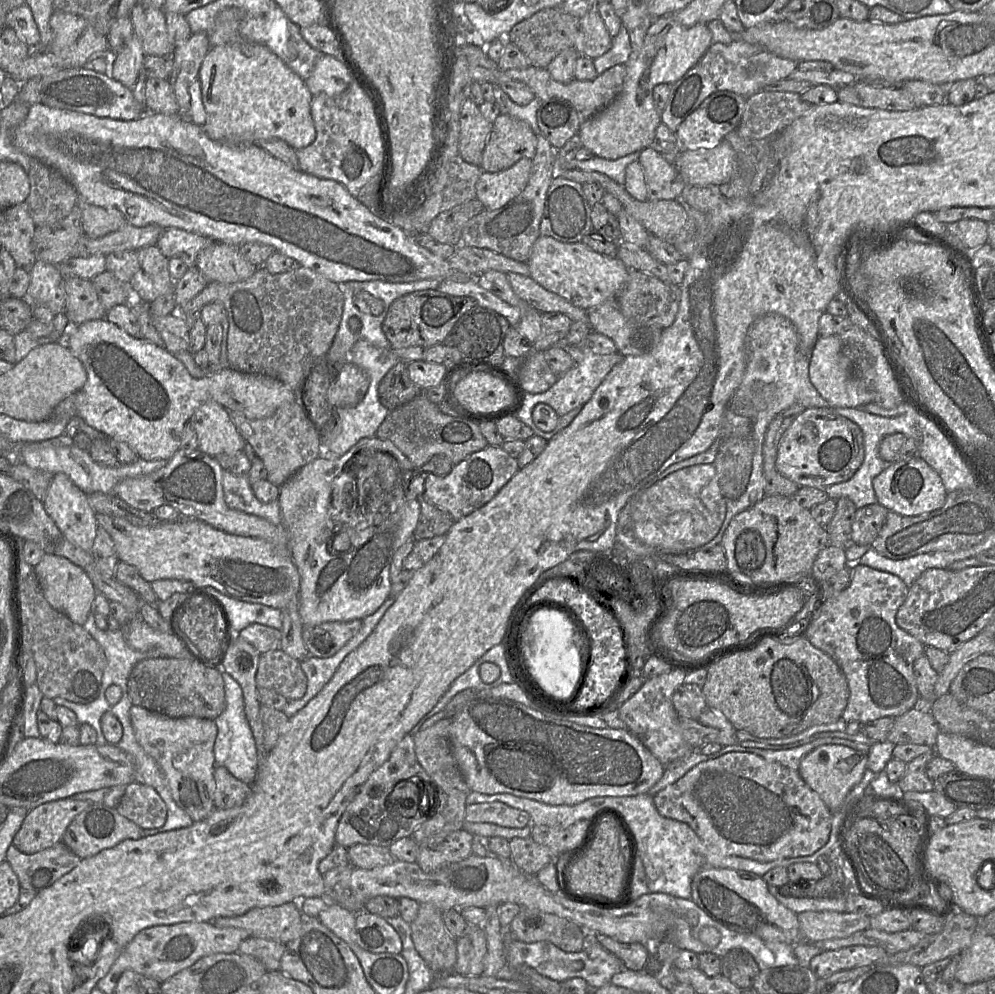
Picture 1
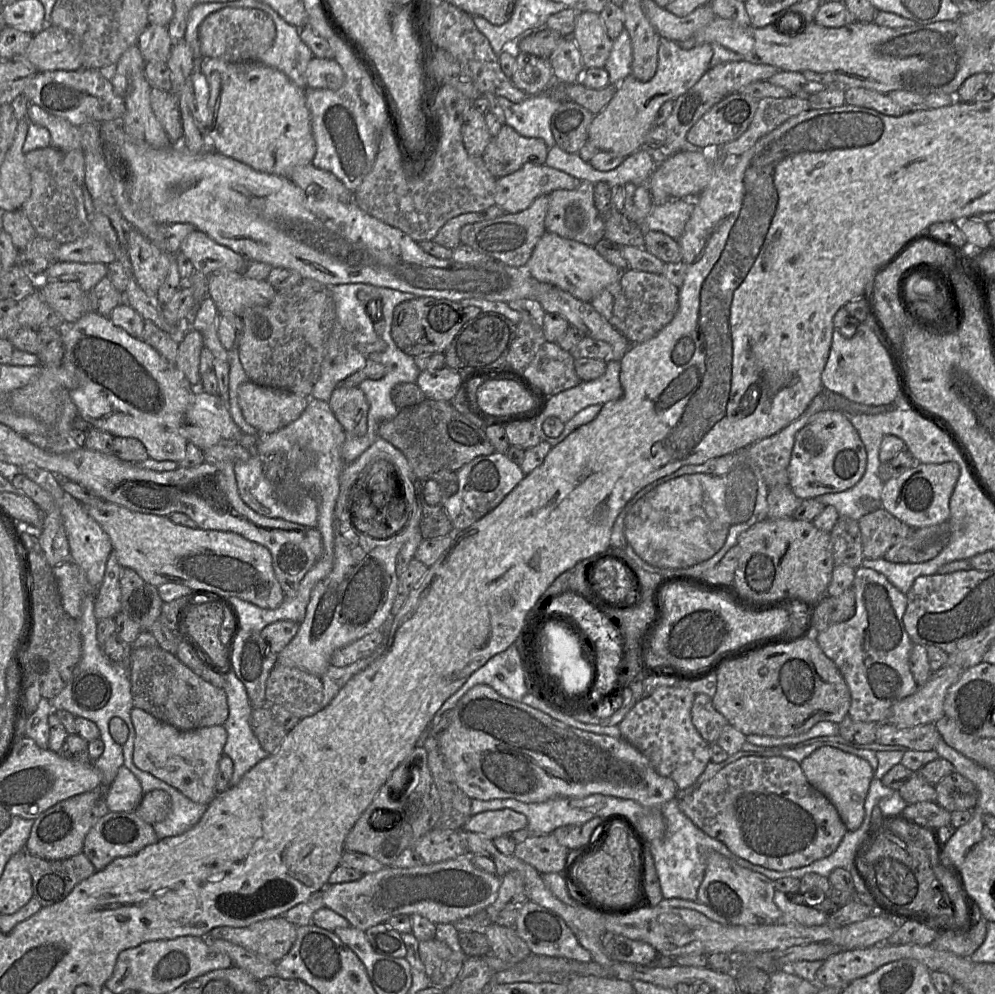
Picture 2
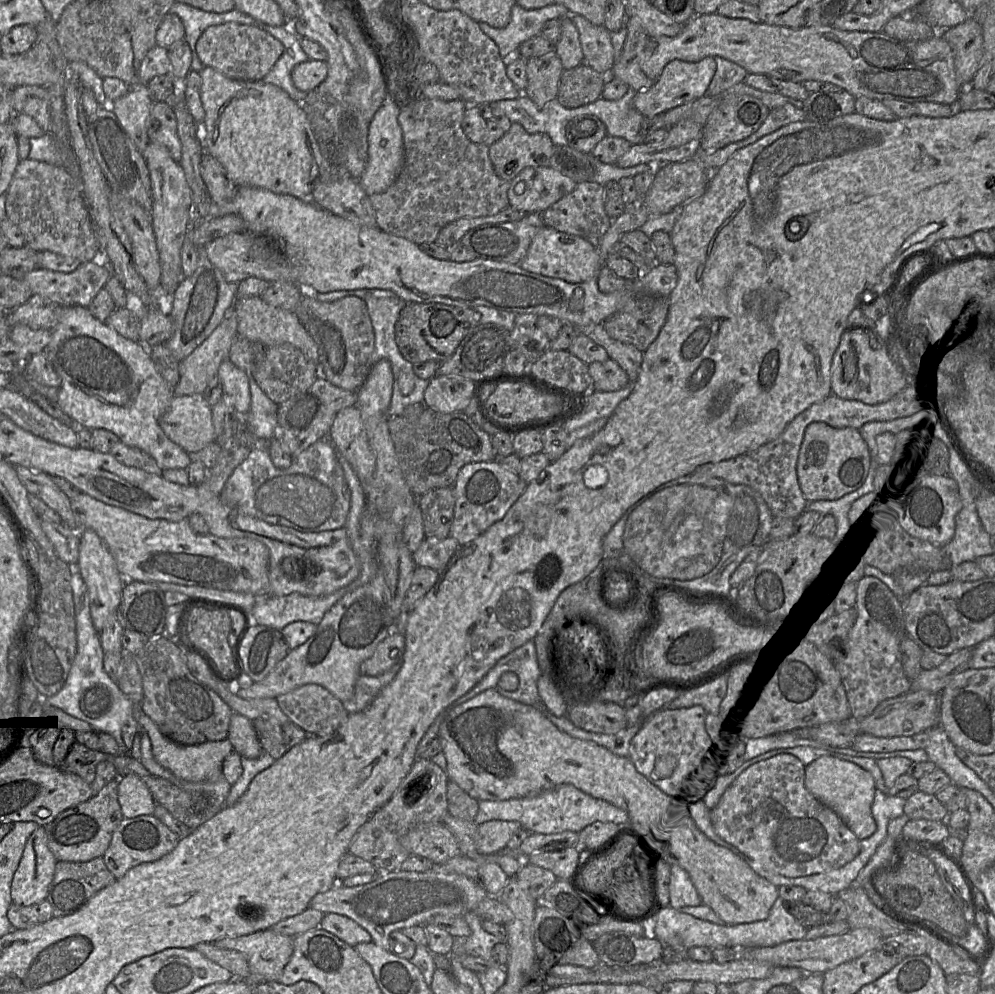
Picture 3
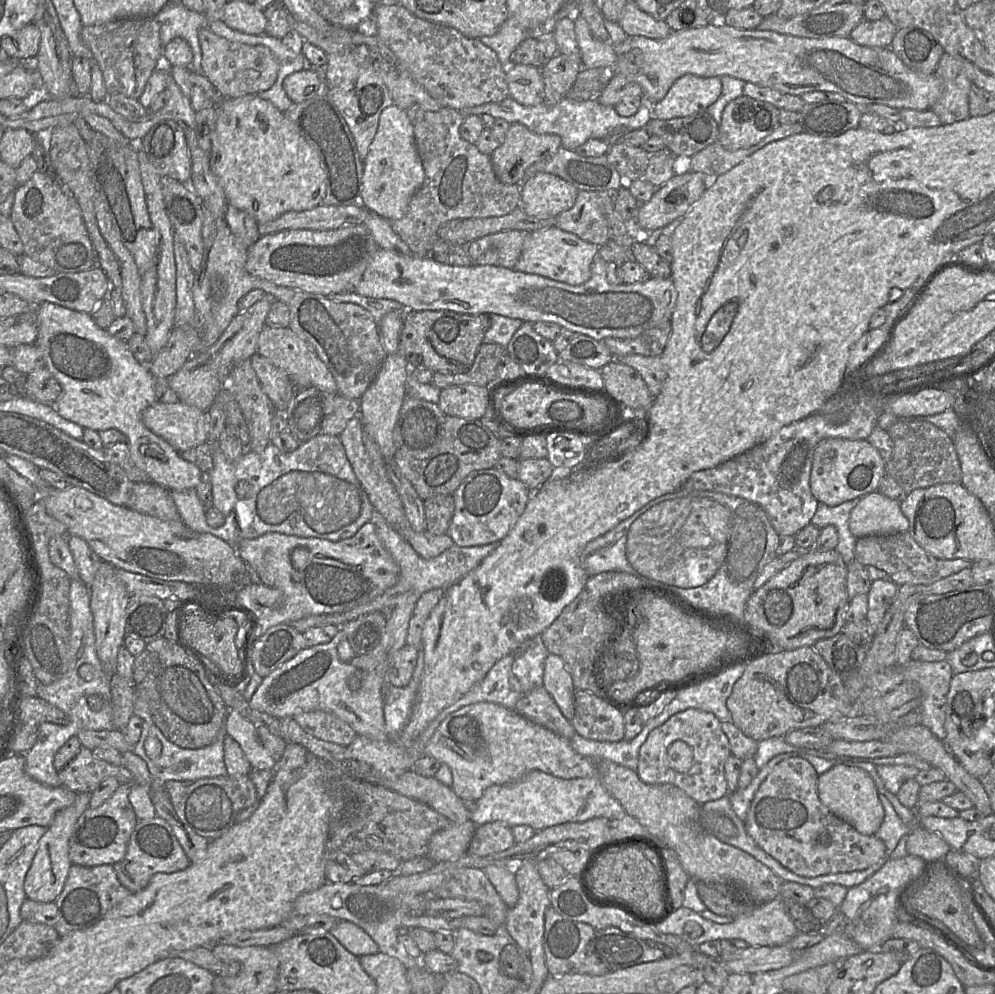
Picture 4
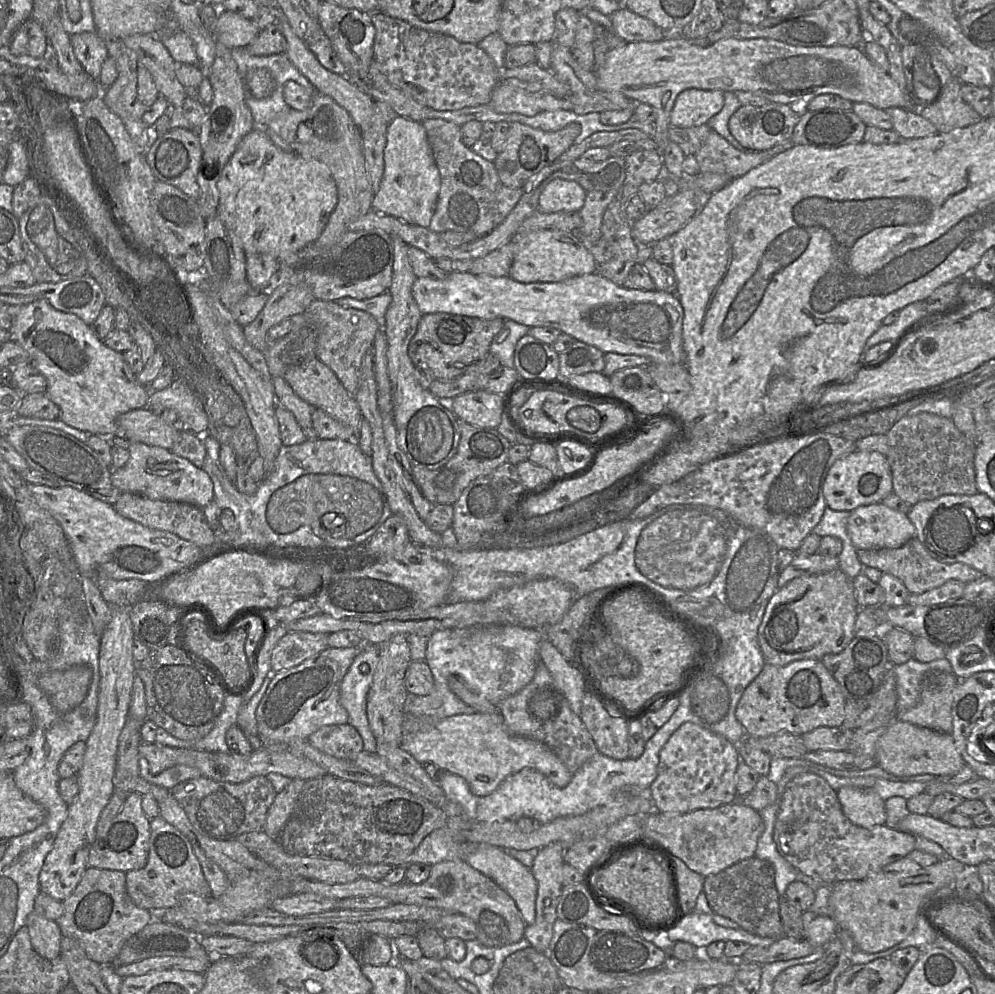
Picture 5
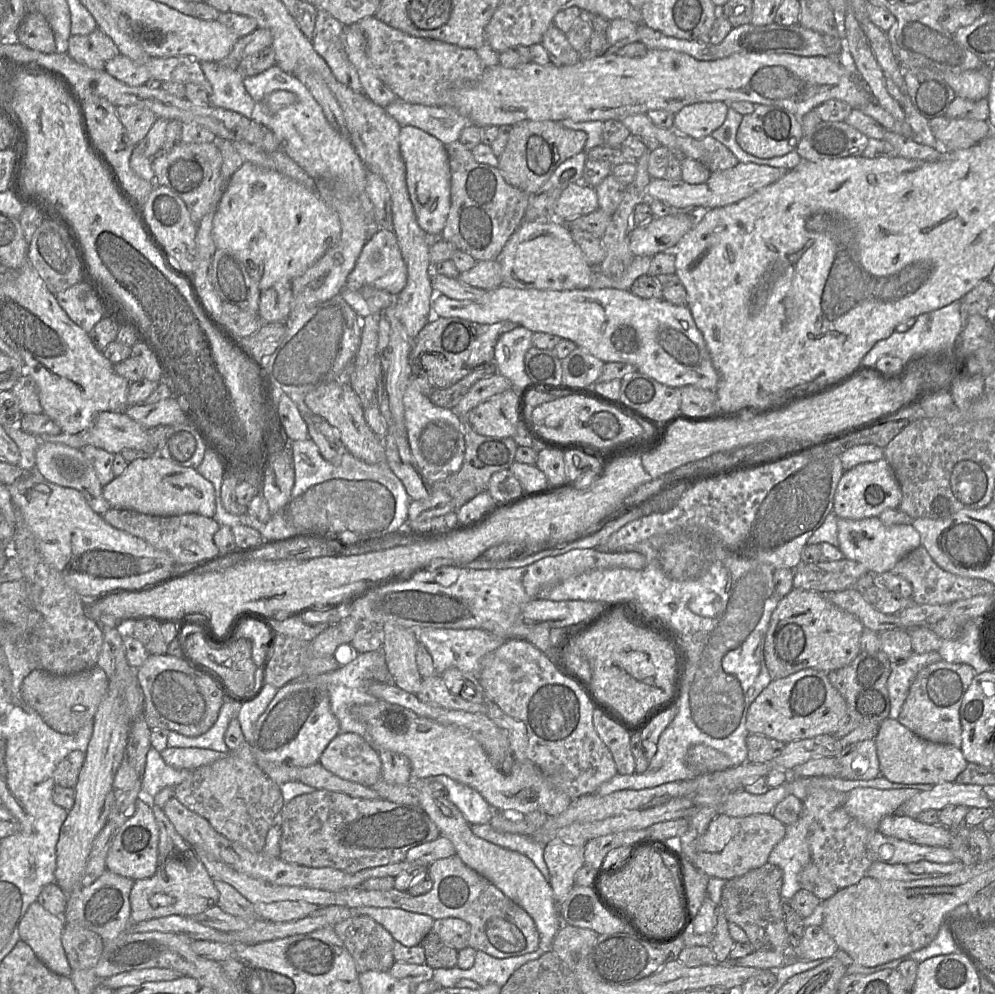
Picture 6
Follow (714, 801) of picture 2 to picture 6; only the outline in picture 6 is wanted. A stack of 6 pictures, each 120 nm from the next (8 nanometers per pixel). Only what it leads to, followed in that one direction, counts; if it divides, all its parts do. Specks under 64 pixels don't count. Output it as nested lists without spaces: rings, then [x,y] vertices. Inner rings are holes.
[[[815,788],[808,792],[802,800],[802,810],[796,823],[786,826],[786,833],[783,839],[773,848],[769,855],[768,862],[779,867],[783,872],[782,887],[780,896],[782,900],[790,900],[801,888],[799,874],[803,868],[813,862],[819,869],[822,877],[834,883],[840,889],[857,884],[865,877],[867,870],[873,861],[881,861],[887,864],[904,864],[912,862],[929,861],[934,863],[952,863],[961,861],[964,866],[976,864],[976,850],[971,847],[969,839],[969,827],[964,824],[958,829],[953,829],[952,841],[949,847],[936,847],[910,843],[898,838],[885,836],[878,830],[869,830],[861,825],[854,817],[848,814],[844,805],[831,810],[826,816],[822,815],[822,807],[830,802],[829,792]]]

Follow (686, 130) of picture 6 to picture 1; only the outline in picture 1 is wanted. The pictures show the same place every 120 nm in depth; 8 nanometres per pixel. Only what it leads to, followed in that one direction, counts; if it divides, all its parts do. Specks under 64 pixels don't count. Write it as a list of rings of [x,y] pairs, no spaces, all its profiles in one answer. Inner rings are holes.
[[[672,15],[653,18],[642,49],[631,51],[625,63],[626,75],[618,95],[606,108],[581,123],[578,138],[582,148],[596,157],[615,160],[649,147],[661,122],[654,106],[654,87],[678,81],[696,65],[711,44],[711,33],[705,24],[685,27]]]

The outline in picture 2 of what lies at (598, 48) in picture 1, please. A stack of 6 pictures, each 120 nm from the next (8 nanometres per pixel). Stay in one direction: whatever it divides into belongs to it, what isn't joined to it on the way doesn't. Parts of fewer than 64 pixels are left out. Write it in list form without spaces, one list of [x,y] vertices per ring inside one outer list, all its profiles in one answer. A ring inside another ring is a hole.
[[[579,13],[571,38],[579,48],[585,69],[604,68],[612,49],[613,40],[608,36],[599,14]]]

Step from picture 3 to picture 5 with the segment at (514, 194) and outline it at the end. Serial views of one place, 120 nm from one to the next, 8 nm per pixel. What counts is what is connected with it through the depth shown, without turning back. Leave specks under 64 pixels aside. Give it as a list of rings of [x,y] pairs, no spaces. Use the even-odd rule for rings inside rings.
[[[553,179],[548,182],[538,201],[538,211],[544,213],[575,213],[585,203],[587,192],[576,182]]]

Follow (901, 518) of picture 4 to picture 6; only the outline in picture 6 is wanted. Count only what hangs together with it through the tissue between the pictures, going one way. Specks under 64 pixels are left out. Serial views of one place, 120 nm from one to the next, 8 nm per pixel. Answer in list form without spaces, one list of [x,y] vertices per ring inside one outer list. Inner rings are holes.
[[[879,516],[860,520],[839,518],[837,528],[838,547],[844,557],[860,562],[874,575],[891,572],[899,560],[922,545],[920,534],[912,524],[886,525]]]

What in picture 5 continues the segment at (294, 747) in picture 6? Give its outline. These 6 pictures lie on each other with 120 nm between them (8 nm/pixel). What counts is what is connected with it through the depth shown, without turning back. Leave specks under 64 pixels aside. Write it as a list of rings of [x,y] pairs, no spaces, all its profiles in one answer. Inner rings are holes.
[[[365,642],[358,647],[328,647],[301,664],[274,674],[256,710],[258,736],[264,740],[285,744],[296,738],[308,740],[311,734],[323,726],[348,724],[348,712],[340,703],[340,685],[354,658],[364,648]]]

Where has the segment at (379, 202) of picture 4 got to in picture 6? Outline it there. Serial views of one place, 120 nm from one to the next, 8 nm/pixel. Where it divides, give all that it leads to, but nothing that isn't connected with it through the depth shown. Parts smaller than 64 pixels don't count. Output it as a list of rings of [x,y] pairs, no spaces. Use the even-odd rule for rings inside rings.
[[[401,126],[399,144],[417,222],[429,235],[440,236],[451,207],[451,171],[446,148],[436,137],[414,126]]]

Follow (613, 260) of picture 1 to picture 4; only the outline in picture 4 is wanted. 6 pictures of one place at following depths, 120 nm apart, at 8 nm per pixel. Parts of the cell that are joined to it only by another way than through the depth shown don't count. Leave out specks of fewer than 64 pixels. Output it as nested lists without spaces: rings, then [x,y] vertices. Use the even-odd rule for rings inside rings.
[[[554,226],[528,234],[522,254],[514,269],[569,285],[581,285],[589,280],[591,266],[597,254],[598,247],[596,245]]]

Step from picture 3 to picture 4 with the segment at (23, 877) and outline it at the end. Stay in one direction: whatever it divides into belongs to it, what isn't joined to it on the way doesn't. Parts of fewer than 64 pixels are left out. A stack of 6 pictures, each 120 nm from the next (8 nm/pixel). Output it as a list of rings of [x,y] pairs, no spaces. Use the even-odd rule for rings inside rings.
[[[78,793],[74,803],[59,811],[41,837],[37,852],[25,876],[26,898],[35,902],[54,902],[60,895],[68,877],[72,862],[69,858],[69,842],[81,815],[89,808],[92,793]]]

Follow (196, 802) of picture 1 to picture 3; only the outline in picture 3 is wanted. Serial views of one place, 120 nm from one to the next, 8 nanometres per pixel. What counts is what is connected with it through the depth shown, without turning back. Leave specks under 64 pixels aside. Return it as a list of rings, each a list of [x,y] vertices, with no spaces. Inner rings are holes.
[[[133,705],[133,717],[136,719],[142,733],[146,733],[149,737],[154,759],[175,776],[189,782],[215,782],[221,777],[223,760],[234,750],[228,738],[199,745],[179,745],[165,737],[155,723],[140,710],[140,707]]]

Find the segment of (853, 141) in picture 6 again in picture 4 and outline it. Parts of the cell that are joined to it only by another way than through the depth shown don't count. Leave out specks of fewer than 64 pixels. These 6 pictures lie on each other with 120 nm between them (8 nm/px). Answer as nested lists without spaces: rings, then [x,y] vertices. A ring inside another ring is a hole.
[[[823,99],[806,104],[799,112],[802,132],[818,137],[836,137],[857,128],[861,118],[861,109],[853,102]]]

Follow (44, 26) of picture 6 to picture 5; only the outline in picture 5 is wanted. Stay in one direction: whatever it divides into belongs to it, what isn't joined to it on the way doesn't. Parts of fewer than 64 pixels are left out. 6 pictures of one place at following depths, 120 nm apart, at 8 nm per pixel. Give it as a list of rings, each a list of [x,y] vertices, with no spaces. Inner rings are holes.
[[[32,18],[18,28],[10,39],[8,47],[16,56],[33,58],[49,58],[51,51],[44,29]]]

